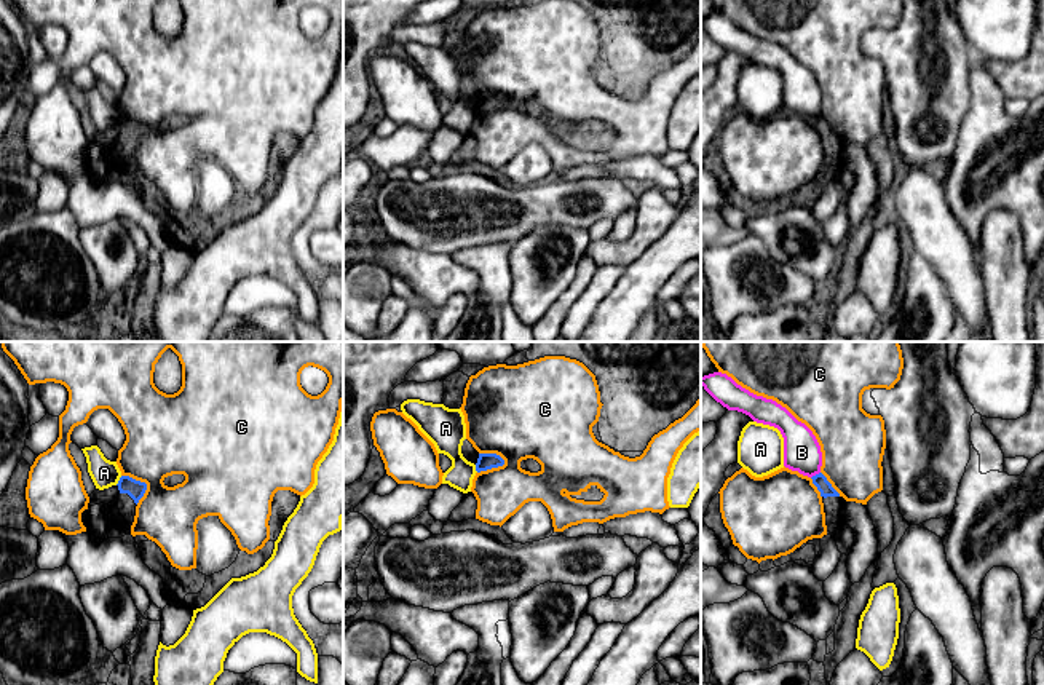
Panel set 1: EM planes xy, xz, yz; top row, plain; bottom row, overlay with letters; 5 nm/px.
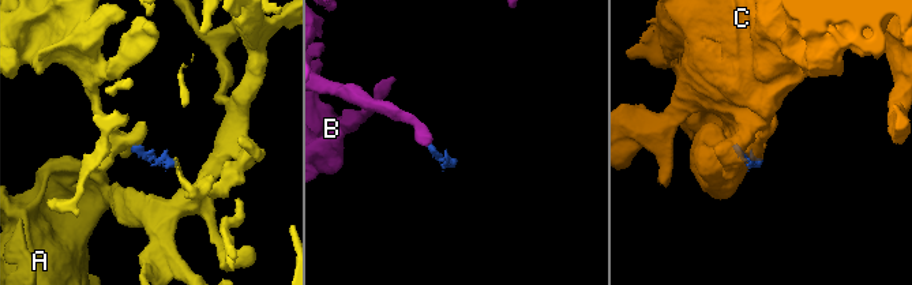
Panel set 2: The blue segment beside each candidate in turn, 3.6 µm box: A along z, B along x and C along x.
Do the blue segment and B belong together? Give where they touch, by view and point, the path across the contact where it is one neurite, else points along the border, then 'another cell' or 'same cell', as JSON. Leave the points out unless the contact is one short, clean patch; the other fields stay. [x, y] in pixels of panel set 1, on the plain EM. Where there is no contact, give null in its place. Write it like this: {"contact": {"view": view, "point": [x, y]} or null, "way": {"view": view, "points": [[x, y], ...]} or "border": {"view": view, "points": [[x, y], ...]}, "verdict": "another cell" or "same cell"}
{"contact": {"view": "yz", "point": [816, 117]}, "border": {"view": "yz", "points": [[819, 114], [811, 120]]}, "verdict": "another cell"}

